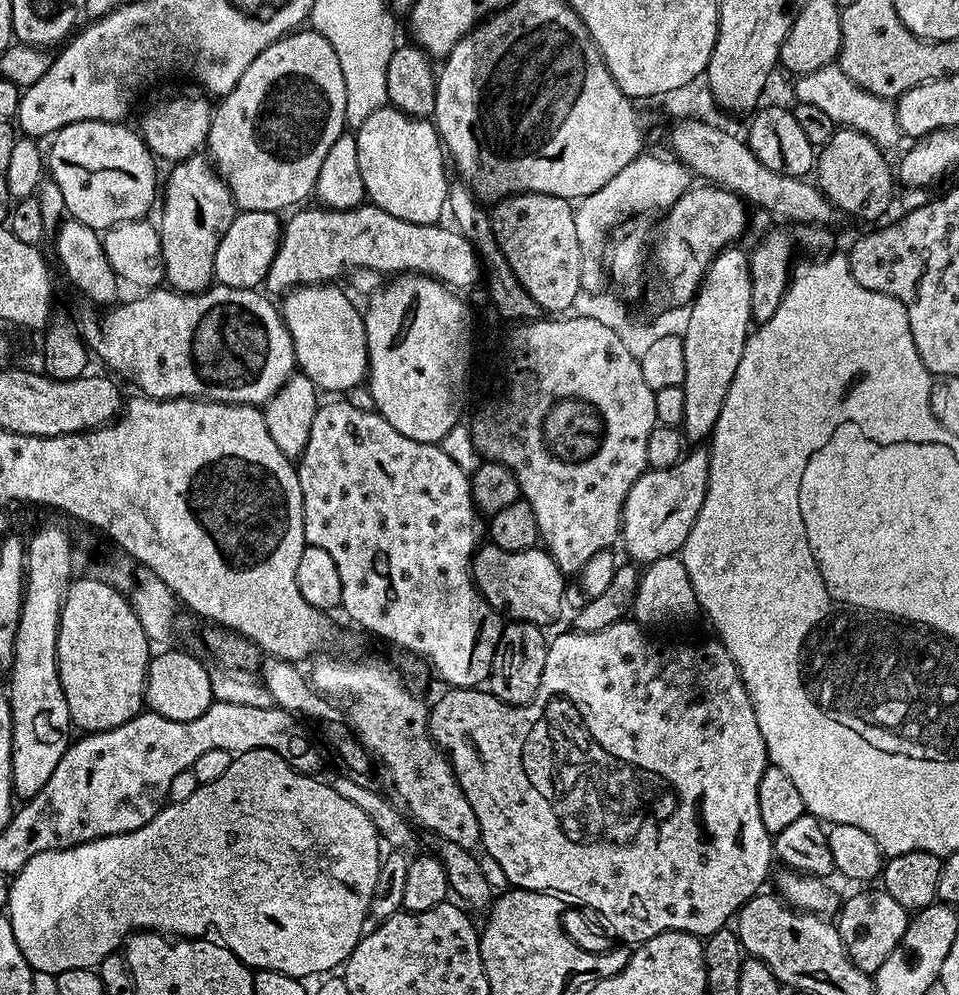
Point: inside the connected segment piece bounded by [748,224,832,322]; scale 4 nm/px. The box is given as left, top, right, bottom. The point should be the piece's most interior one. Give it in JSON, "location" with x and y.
{"location":[771,263]}

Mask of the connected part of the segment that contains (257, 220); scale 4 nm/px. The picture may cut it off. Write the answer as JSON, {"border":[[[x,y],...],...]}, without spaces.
{"border":[[[239,211],[215,251],[215,281],[236,289],[257,289],[265,281],[270,263],[280,245],[283,232],[280,219],[277,213],[270,211]]]}

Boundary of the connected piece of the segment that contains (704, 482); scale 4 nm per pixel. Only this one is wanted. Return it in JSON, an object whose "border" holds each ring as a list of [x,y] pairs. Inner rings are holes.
{"border":[[[704,446],[687,453],[678,463],[666,470],[648,468],[636,479],[626,494],[620,519],[620,540],[628,551],[627,559],[640,566],[654,563],[658,558],[677,555],[686,542],[698,510],[708,489],[710,470],[709,449]]]}

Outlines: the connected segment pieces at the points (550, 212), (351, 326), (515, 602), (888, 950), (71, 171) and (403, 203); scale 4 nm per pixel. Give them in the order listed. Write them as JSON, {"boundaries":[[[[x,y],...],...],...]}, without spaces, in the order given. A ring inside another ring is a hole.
{"boundaries":[[[[519,192],[517,196],[506,196],[490,212],[492,229],[506,262],[513,268],[513,274],[527,294],[530,294],[534,302],[548,314],[567,313],[571,309],[568,307],[582,296],[582,250],[578,250],[578,233],[574,226],[575,213],[573,201],[537,192]]],[[[332,282],[322,284],[306,284],[298,288],[291,289],[283,297],[282,315],[284,325],[292,339],[294,354],[296,355],[296,368],[310,382],[314,382],[317,389],[332,394],[344,394],[354,387],[365,383],[368,375],[368,339],[364,337],[364,318],[361,309],[352,305],[353,297],[343,288],[335,288],[337,285]]],[[[491,542],[485,543],[472,557],[472,578],[484,595],[484,601],[509,621],[525,620],[548,626],[559,614],[560,603],[564,600],[565,573],[560,571],[552,555],[540,546],[511,552]]],[[[868,886],[865,892],[856,892],[841,903],[836,928],[840,931],[842,946],[846,946],[846,954],[858,970],[874,974],[890,954],[894,954],[894,946],[902,942],[902,934],[906,934],[906,926],[910,919],[909,909],[903,908],[895,898],[885,892],[883,887]]],[[[110,120],[67,124],[51,137],[52,145],[46,148],[46,168],[62,190],[65,213],[97,230],[143,220],[158,200],[157,161],[139,131],[126,125]]],[[[385,106],[374,110],[374,114],[370,114],[370,118],[355,129],[354,135],[358,146],[358,170],[362,170],[364,191],[371,203],[386,210],[386,214],[394,214],[394,218],[415,224],[435,224],[441,219],[440,215],[445,215],[450,183],[448,172],[444,169],[446,149],[431,119],[408,116],[393,106]]]]}

